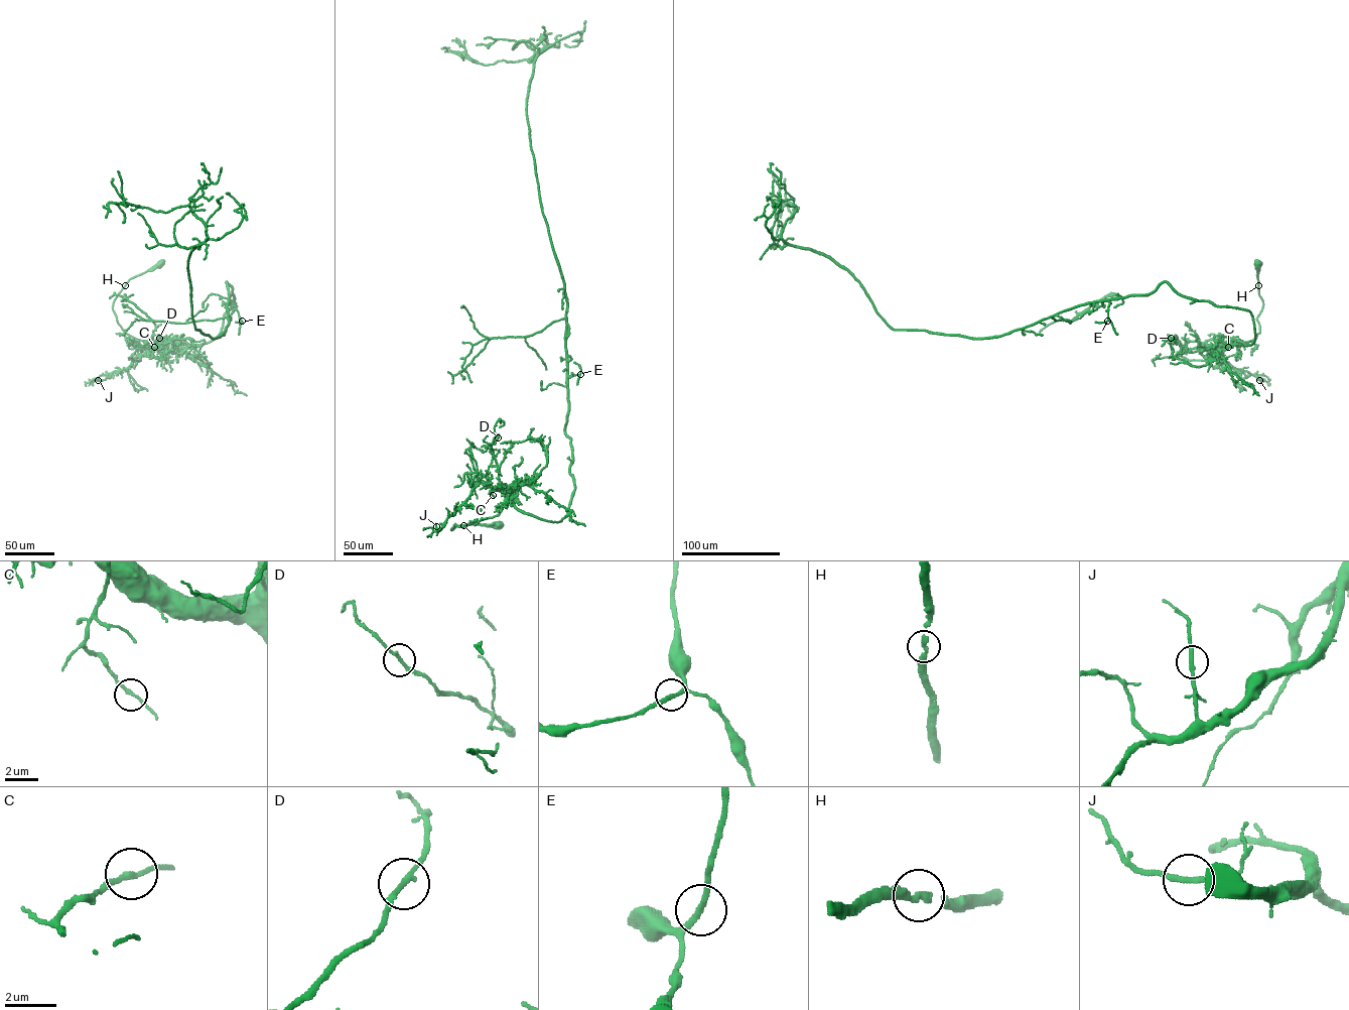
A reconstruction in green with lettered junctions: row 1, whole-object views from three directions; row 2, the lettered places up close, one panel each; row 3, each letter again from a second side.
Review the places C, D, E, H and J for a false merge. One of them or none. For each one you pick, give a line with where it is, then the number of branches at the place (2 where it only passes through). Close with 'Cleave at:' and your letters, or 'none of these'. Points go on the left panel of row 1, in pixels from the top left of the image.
Cleave at: none of these

